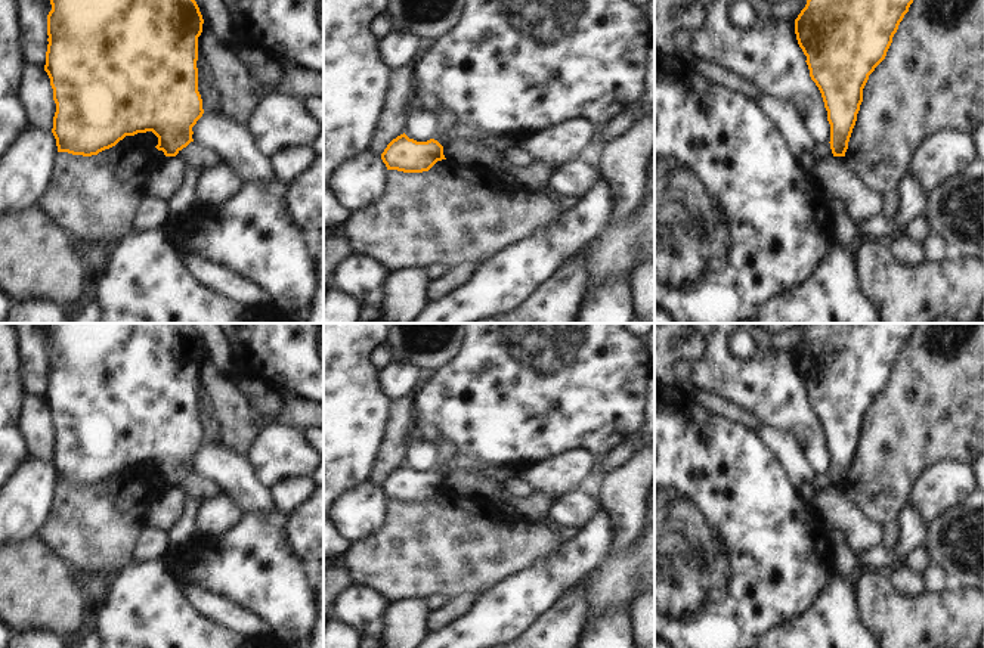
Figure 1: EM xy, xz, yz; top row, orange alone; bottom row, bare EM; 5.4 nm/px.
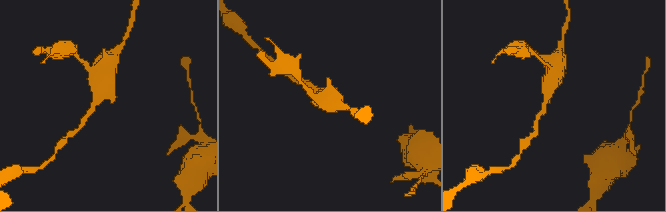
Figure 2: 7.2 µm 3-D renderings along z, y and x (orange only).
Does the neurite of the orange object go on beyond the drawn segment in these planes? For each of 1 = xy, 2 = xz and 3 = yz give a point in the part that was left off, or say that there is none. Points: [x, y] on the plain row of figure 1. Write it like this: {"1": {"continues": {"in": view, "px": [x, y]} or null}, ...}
{"1": {"continues": null}, "2": {"continues": null}, "3": {"continues": null}}

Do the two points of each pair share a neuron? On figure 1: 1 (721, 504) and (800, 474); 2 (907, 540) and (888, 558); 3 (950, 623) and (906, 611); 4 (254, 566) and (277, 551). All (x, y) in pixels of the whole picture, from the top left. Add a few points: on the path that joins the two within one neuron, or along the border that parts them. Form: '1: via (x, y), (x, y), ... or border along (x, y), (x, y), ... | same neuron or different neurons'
1: border along (770, 449), (797, 490) | different neurons
2: via (903, 545), (893, 554) | same neuron
3: via (940, 620), (916, 620) | same neuron
4: via (260, 560), (271, 557) | same neuron

